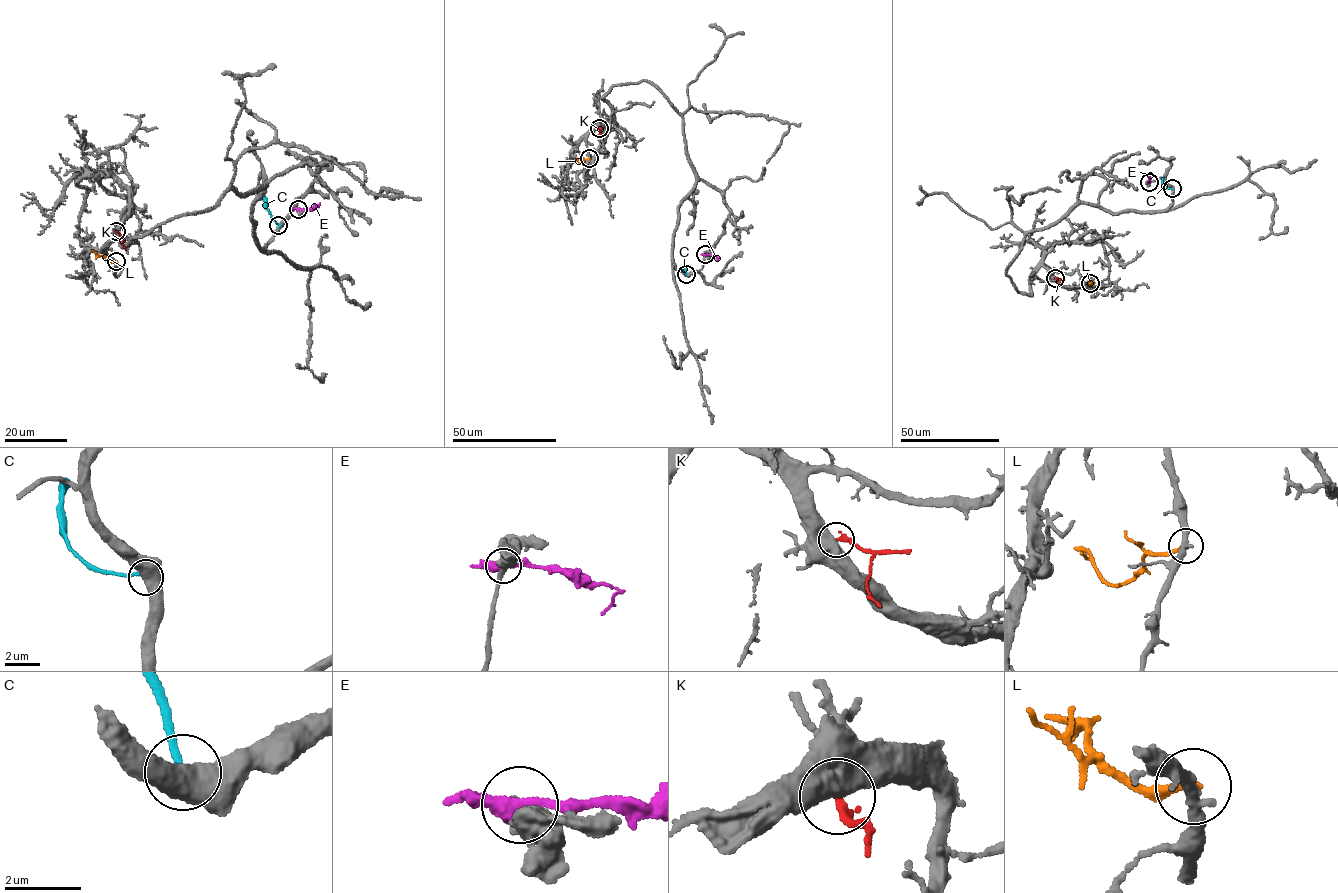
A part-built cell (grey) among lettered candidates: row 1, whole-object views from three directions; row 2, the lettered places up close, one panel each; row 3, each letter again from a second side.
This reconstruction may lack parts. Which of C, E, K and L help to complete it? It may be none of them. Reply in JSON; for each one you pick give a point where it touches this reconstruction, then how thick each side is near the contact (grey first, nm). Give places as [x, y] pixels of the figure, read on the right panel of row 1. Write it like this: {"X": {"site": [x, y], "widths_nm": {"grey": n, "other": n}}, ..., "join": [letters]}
{"C": {"site": [1172, 188], "widths_nm": {"grey": 500, "other": 280}}, "join": ["C"]}

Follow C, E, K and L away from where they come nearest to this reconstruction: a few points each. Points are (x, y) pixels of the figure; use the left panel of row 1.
C: (278, 225), (267, 210), (264, 197)
E: (298, 209), (316, 205)
K: (116, 231), (125, 250)
L: (116, 262), (92, 250)

